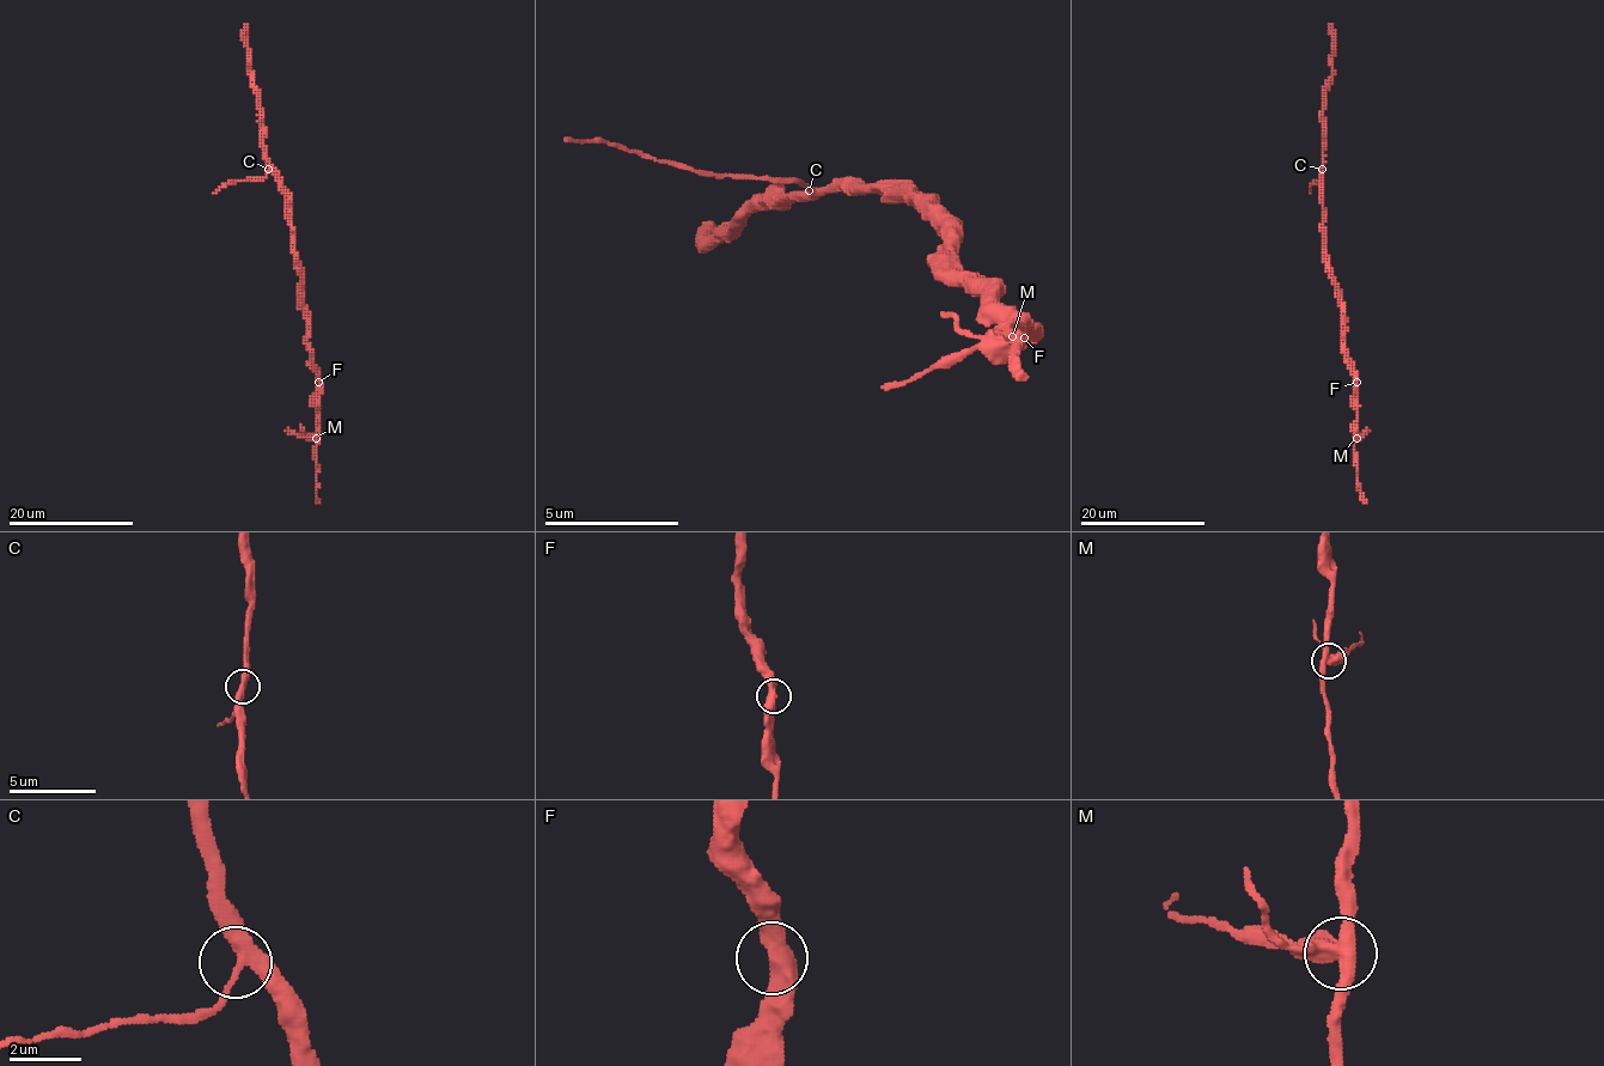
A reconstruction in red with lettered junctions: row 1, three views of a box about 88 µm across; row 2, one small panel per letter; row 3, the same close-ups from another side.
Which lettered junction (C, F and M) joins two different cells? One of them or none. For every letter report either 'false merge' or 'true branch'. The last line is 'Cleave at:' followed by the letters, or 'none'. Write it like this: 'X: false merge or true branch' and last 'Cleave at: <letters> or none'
C: true branch
F: true branch
M: false merge
Cleave at: M

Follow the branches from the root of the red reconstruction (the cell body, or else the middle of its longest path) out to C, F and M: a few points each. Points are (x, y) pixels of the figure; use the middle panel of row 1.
C: (937, 224), (909, 196), (903, 196), (896, 190), (809, 190)
F: (937, 224), (943, 230), (943, 250), (1024, 332), (1024, 337)
M: (937, 224), (943, 230), (943, 250), (1024, 332), (1017, 337), (1011, 337)

